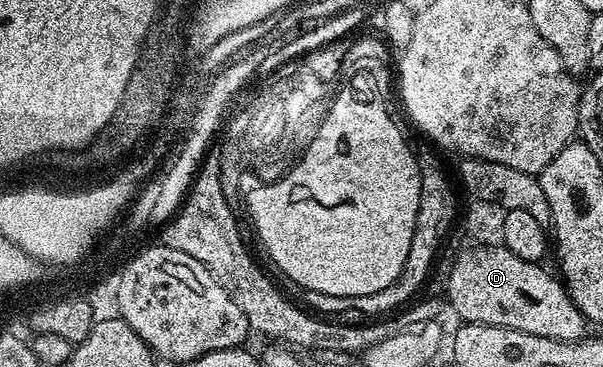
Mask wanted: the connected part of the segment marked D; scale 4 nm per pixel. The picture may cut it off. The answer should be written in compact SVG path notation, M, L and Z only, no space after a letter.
M503 245L469 246L458 253L449 271L449 303L462 324L510 327L564 343L576 343L586 334L585 316L571 301L564 282L554 272L553 276L544 271L541 263L515 257L515 253Z

